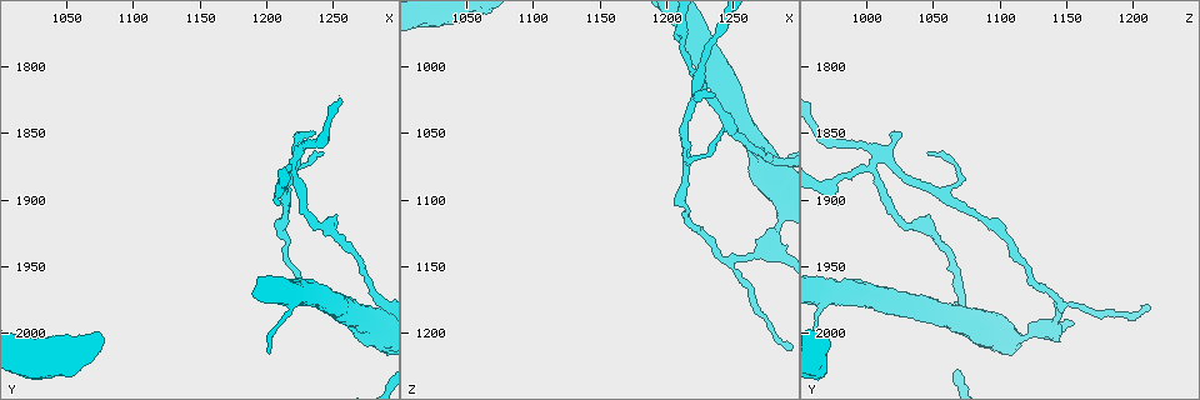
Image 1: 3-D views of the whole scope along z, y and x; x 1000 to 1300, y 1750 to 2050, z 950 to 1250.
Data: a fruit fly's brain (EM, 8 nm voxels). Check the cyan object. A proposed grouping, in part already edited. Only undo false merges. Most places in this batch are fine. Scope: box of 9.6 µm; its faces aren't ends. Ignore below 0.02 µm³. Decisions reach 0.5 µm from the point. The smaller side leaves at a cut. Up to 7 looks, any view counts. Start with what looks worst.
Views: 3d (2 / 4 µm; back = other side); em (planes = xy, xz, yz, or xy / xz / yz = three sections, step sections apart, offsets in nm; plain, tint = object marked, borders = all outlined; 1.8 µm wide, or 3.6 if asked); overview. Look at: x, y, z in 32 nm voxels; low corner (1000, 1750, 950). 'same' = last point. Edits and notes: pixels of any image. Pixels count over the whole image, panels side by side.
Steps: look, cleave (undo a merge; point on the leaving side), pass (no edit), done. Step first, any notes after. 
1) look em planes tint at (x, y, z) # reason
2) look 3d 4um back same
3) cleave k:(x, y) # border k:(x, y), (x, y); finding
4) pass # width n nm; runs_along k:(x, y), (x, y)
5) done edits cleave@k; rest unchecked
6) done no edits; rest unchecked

look em xy step 8 tint at (1220, 1870, 1008) # abrupt turn

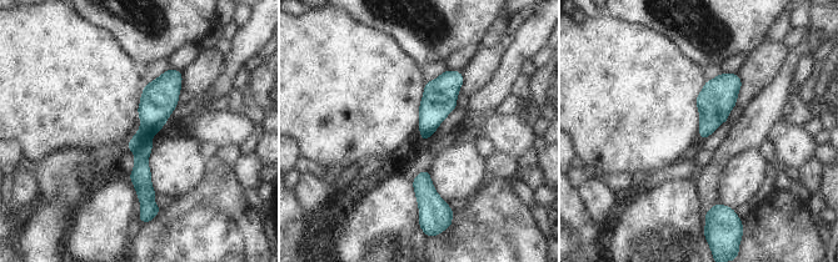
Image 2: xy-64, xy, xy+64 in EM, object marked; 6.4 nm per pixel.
cleave 2:(140, 145) # width 180 nm; part_leaving 2:(140, 132), (141, 182), (150, 205); two neurons meet here

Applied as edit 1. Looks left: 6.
look em planes tint at (1248, 1980, 1146) # sharp bend

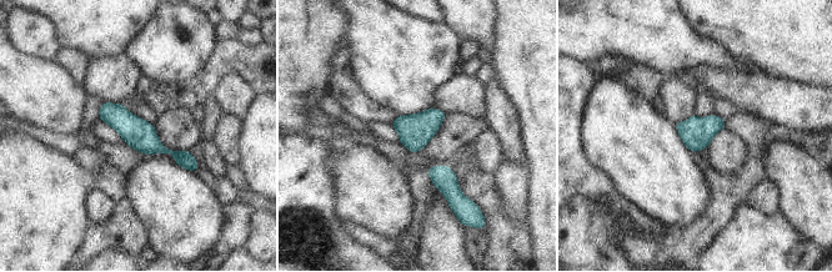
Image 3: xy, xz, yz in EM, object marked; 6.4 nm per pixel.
pass # runs_along 3:(104, 106), (149, 144), (195, 167); all the same neuron

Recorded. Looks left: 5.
done edits cleave@2; rest unchecked

